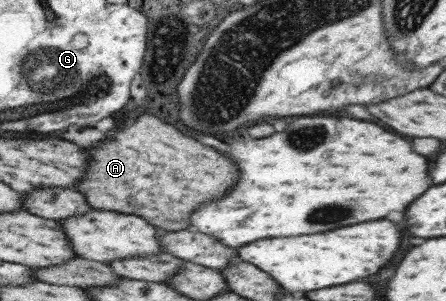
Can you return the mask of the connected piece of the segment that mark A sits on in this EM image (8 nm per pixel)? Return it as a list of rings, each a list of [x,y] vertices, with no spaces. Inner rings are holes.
[[[141,115],[105,145],[89,149],[89,171],[74,185],[94,209],[136,215],[159,230],[190,229],[189,215],[197,205],[227,193],[237,181],[237,167],[219,151],[183,137],[171,125]]]

